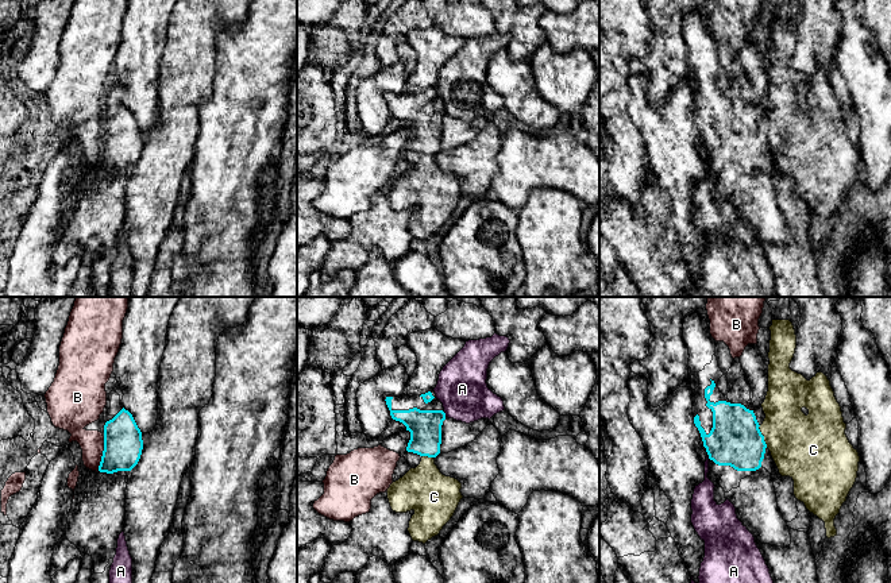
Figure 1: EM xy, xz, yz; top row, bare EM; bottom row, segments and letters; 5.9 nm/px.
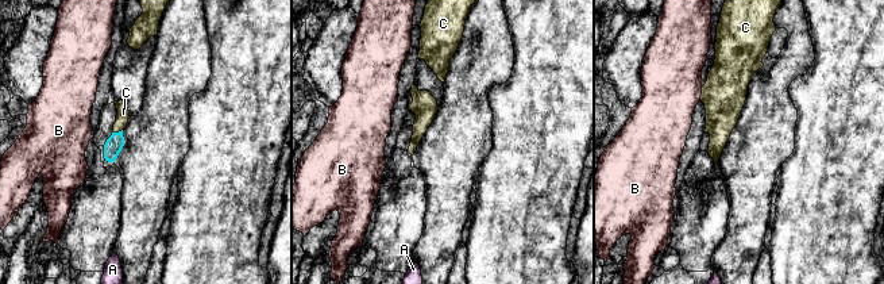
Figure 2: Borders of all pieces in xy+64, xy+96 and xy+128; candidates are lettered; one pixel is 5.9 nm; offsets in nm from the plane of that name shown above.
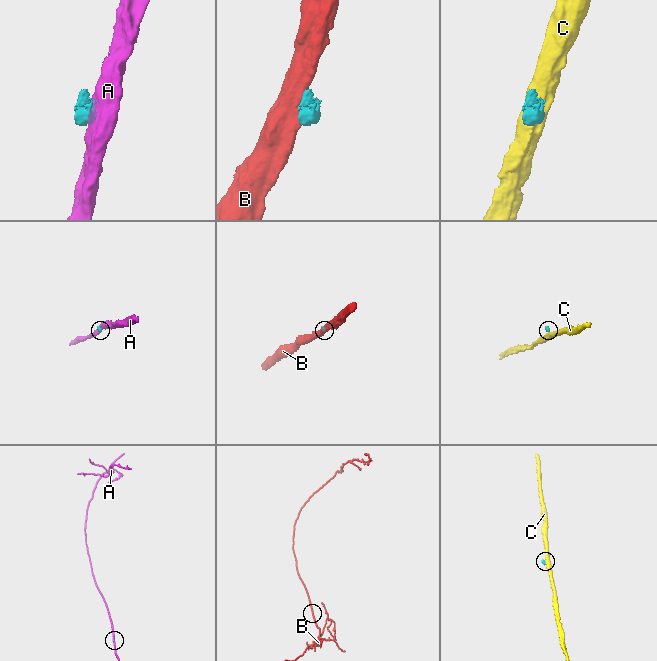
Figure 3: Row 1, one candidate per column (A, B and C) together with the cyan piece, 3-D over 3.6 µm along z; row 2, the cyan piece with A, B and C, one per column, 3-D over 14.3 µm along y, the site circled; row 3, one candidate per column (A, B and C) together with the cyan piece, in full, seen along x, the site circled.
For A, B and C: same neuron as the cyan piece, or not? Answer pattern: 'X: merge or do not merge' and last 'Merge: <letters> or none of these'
A: do not merge
B: do not merge
C: do not merge
Merge: none of these

